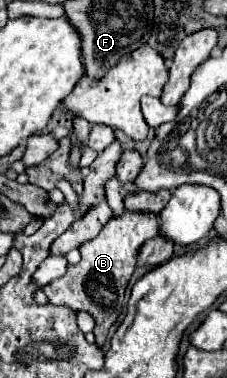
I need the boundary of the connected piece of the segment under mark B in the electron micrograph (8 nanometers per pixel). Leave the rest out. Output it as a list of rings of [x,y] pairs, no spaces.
[[[125,211],[121,217],[109,219],[109,223],[105,223],[105,227],[95,239],[79,247],[81,261],[77,265],[69,265],[63,277],[43,287],[45,295],[49,297],[49,303],[65,305],[71,307],[73,311],[87,311],[89,315],[93,315],[95,319],[93,333],[97,347],[105,345],[109,327],[117,323],[123,311],[123,295],[135,271],[135,259],[141,245],[153,239],[157,233],[159,233],[159,219],[155,215]]]

